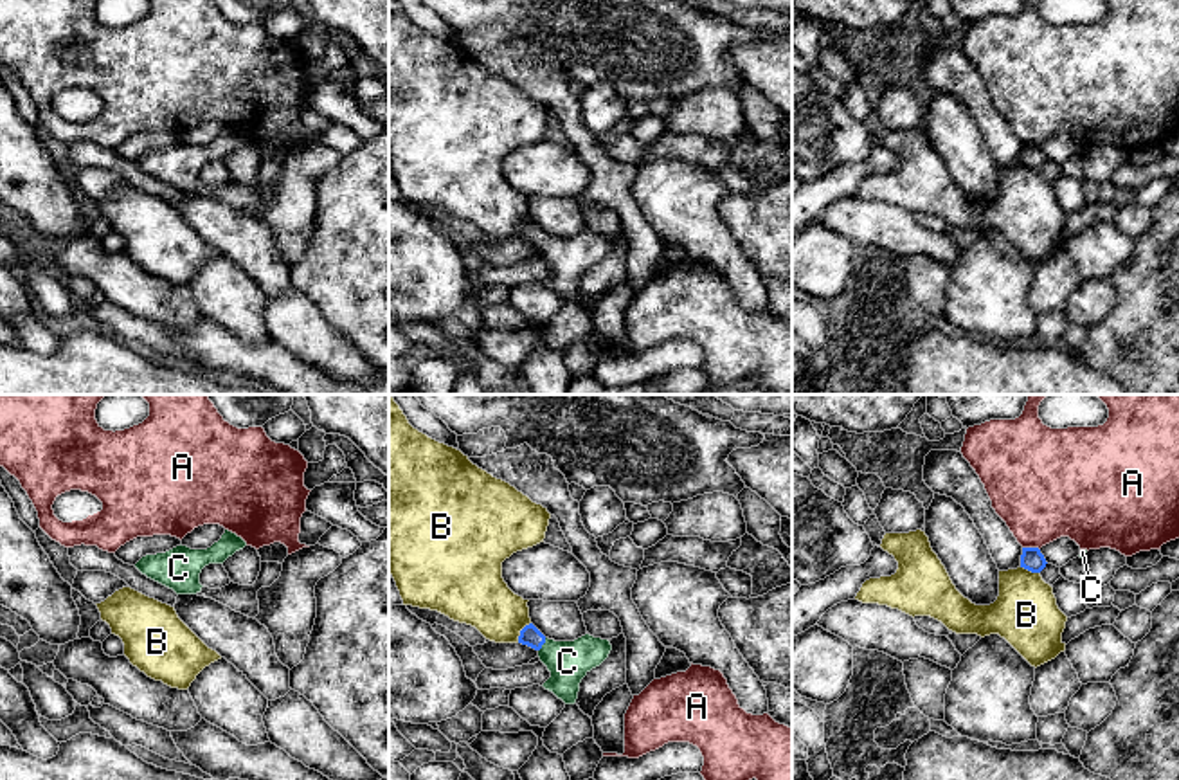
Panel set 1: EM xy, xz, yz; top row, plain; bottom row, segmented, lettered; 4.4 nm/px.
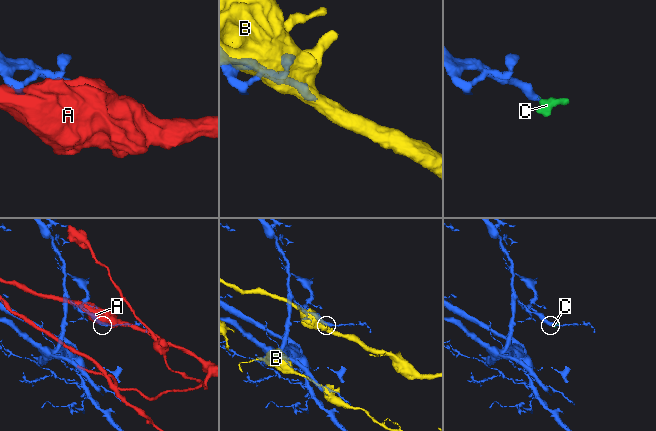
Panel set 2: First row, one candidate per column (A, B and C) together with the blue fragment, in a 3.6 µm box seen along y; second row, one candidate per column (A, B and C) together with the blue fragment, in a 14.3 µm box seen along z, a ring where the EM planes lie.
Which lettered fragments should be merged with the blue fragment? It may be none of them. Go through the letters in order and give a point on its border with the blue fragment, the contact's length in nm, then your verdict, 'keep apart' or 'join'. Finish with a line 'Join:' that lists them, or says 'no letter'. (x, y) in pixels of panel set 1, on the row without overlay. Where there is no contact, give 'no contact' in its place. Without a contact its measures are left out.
A: yz (1032, 145) | 80 nm | keep apart
B: xz (521, 229) | 110 nm | keep apart
C: xz (542, 240) | 70 nm | join
Join: C

